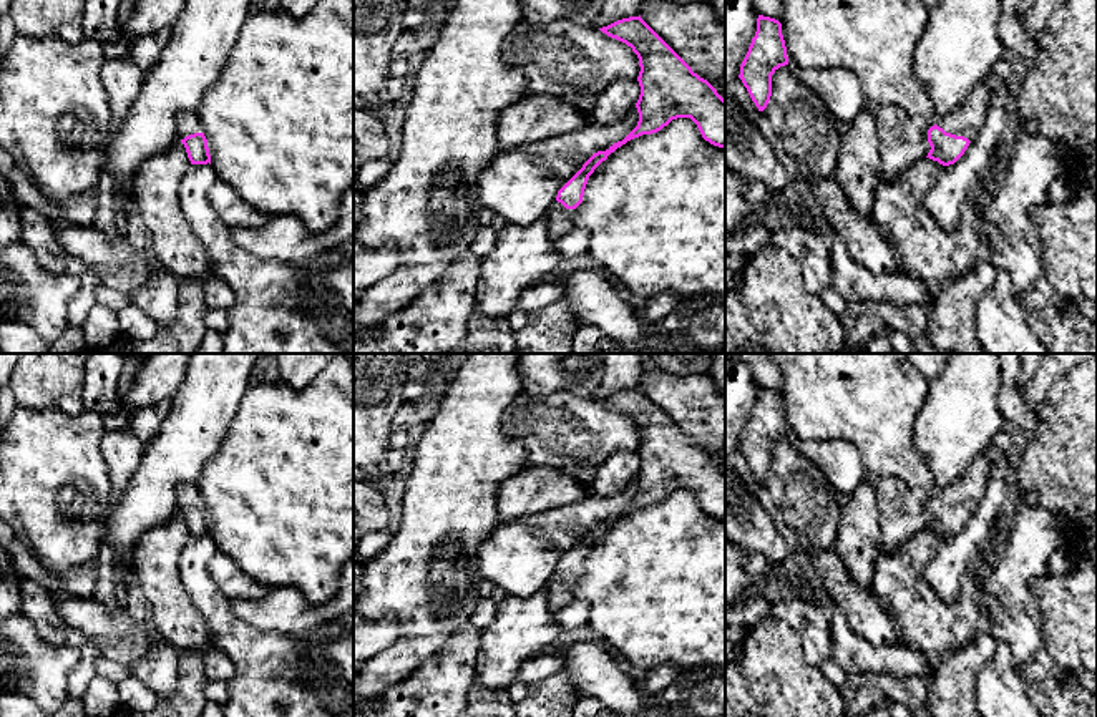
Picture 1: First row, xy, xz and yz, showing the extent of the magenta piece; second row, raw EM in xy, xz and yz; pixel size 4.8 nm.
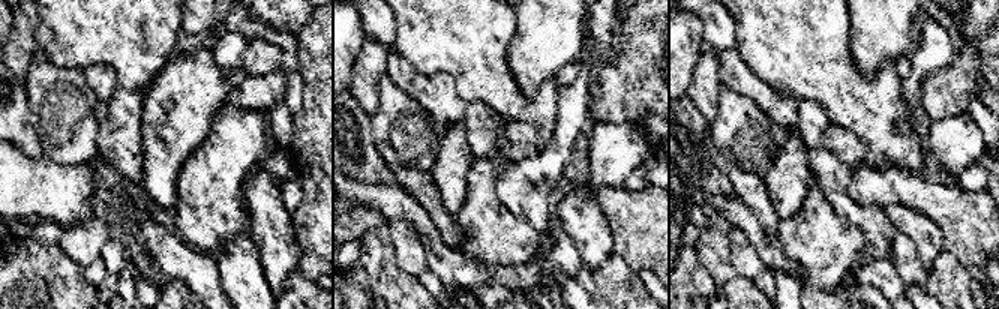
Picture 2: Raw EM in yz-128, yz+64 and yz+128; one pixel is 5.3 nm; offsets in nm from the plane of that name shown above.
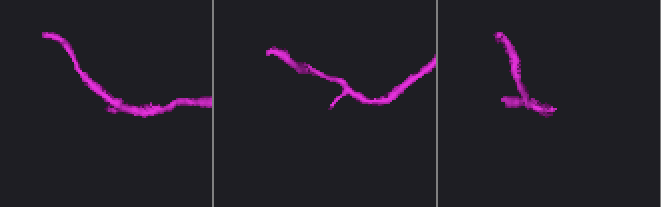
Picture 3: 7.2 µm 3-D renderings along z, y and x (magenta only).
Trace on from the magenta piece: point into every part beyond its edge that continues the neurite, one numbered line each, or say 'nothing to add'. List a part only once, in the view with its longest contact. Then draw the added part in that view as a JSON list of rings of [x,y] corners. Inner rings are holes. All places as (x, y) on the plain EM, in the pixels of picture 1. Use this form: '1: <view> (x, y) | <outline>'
1: yz (968, 490) | [[[989,446],[971,463],[968,471],[958,481],[943,486],[938,498],[946,505],[964,508],[973,513],[982,500],[991,465],[999,458],[1004,458],[1012,465],[1014,456],[1016,451],[1004,453],[996,446]]]

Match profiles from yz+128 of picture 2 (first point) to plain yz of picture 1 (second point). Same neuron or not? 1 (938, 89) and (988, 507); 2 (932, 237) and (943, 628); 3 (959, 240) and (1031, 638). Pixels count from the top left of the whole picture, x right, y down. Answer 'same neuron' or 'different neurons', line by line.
1: different neurons
2: different neurons
3: different neurons

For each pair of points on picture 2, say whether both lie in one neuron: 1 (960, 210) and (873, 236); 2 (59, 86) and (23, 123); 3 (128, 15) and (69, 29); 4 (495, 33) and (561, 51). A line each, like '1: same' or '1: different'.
1: different
2: different
3: same
4: different

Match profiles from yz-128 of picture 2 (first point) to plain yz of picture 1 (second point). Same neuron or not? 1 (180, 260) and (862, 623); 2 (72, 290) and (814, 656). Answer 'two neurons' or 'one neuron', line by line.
1: one neuron
2: two neurons

